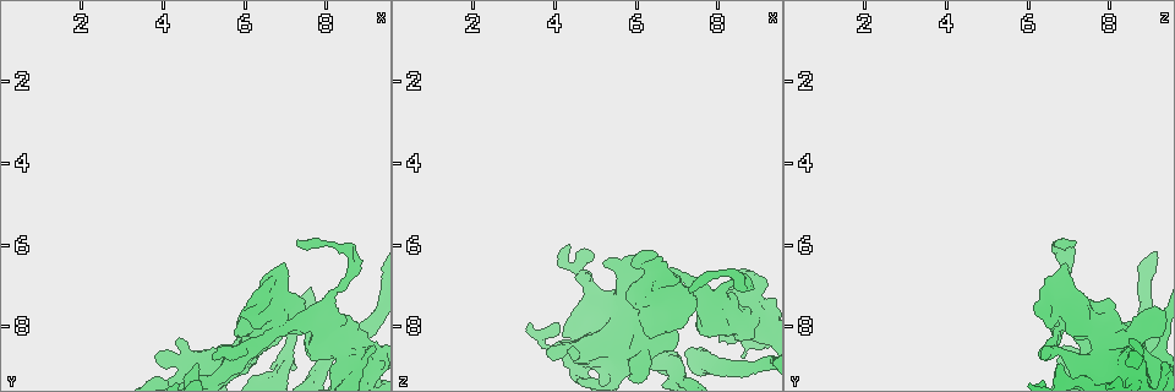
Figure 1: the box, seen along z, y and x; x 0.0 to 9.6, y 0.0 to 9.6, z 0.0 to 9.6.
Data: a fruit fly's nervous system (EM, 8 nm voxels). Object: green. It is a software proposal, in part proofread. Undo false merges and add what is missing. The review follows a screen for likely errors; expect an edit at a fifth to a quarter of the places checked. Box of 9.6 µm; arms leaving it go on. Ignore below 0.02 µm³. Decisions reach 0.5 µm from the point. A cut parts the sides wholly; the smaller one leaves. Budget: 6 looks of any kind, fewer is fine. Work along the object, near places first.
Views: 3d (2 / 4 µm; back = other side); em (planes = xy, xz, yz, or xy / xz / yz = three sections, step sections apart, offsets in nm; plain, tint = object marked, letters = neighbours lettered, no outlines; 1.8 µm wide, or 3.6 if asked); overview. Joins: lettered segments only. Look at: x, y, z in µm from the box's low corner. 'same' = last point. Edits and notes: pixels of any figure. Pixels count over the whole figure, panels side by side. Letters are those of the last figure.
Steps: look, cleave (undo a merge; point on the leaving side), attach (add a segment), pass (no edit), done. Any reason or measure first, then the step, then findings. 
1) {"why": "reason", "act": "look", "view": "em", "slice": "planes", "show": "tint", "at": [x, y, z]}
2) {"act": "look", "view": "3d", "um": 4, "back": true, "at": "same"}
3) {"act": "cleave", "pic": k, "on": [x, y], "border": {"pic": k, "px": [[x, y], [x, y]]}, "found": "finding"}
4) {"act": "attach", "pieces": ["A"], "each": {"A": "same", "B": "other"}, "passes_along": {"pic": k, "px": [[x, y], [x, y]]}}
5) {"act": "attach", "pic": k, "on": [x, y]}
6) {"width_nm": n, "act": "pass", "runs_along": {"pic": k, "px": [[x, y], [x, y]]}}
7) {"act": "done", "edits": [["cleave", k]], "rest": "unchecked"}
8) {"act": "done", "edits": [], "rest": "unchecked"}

{"why": "calibre changes", "act": "look", "view": "3d", "um": 4, "at": [6.85, 7.75, 7.20]}

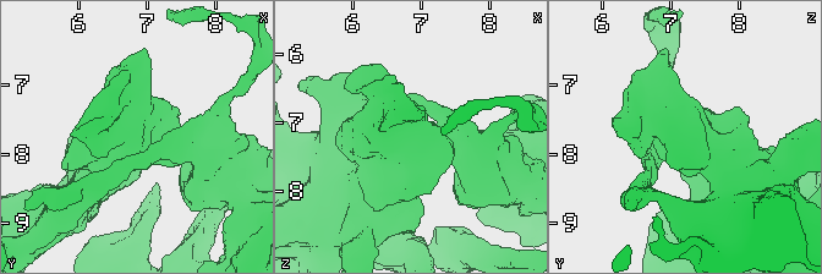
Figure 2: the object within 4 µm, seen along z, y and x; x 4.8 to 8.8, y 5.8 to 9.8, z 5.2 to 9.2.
{"why": "need the tissue", "act": "look", "view": "em", "um": 3.6, "slice": "xy", "step": 16, "show": "tint", "at": [6.85, 7.75, 7.20]}

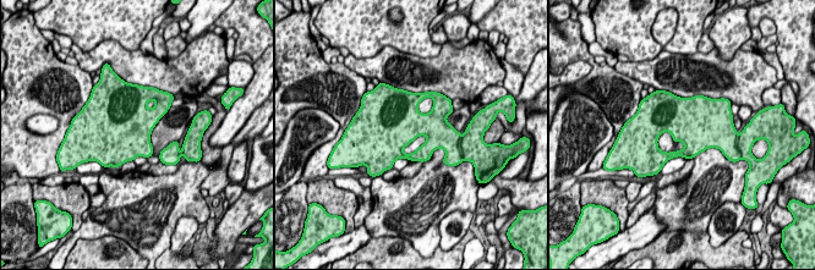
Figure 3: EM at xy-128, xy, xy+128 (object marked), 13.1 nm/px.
{"why": "another direction", "act": "look", "view": "em", "um": 3.6, "slice": "planes", "show": "letters", "at": "same"}

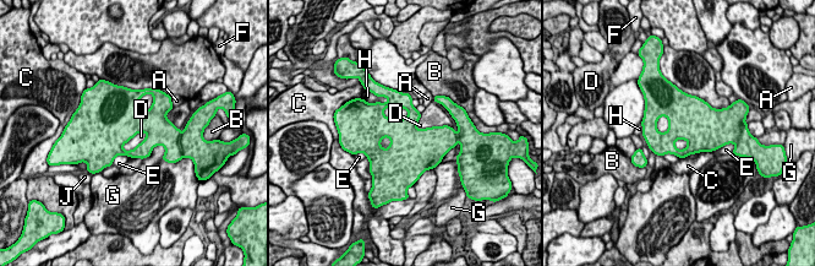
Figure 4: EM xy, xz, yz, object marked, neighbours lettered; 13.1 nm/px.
{"act": "pass", "each": {"A": "other", "B": "other", "C": "other", "D": "other", "E": "other", "F": "other", "G": "other", "H": "other", "J": "other"}, "found": "continuous, no second cell"}

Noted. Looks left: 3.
{"why": "calibre changes", "act": "look", "view": "3d", "um": 4, "at": [7.05, 8.85, 9.00]}

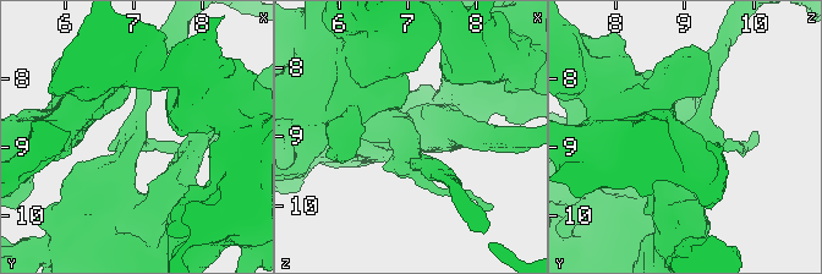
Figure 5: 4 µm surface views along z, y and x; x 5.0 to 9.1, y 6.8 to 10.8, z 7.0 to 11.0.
{"act": "look", "view": "em", "slice": "xy", "step": 16, "show": "tint", "at": [7.05, 8.95, 9.05]}

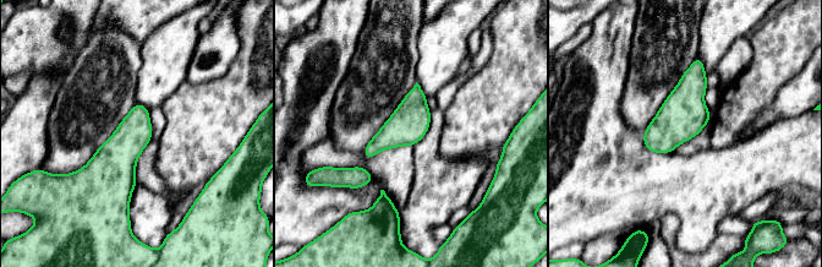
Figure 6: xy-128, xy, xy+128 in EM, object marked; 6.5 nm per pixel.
{"why": "another direction", "act": "look", "view": "em", "slice": "planes", "show": "letters", "at": "same"}

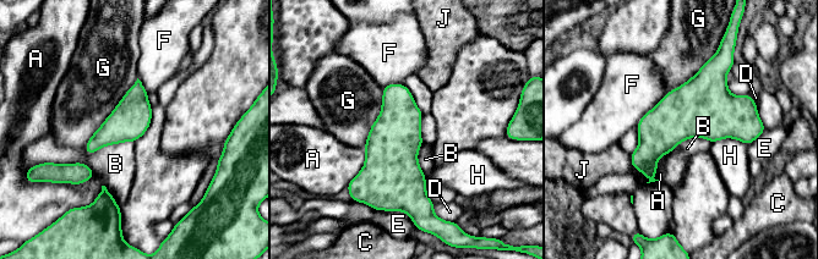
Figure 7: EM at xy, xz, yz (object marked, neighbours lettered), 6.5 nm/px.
{"longest_contact_nm": ["G", 600], "act": "attach", "pieces": ["G"], "each": {"A": "other", "B": "other", "C": "other", "D": "other", "E": "other", "F": "other", "G": "same", "H": "other", "J": "other"}, "found": "the cell continues"}

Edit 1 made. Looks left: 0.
{"act": "done", "edits": [["attach", 7]], "rest": "unchecked"}

